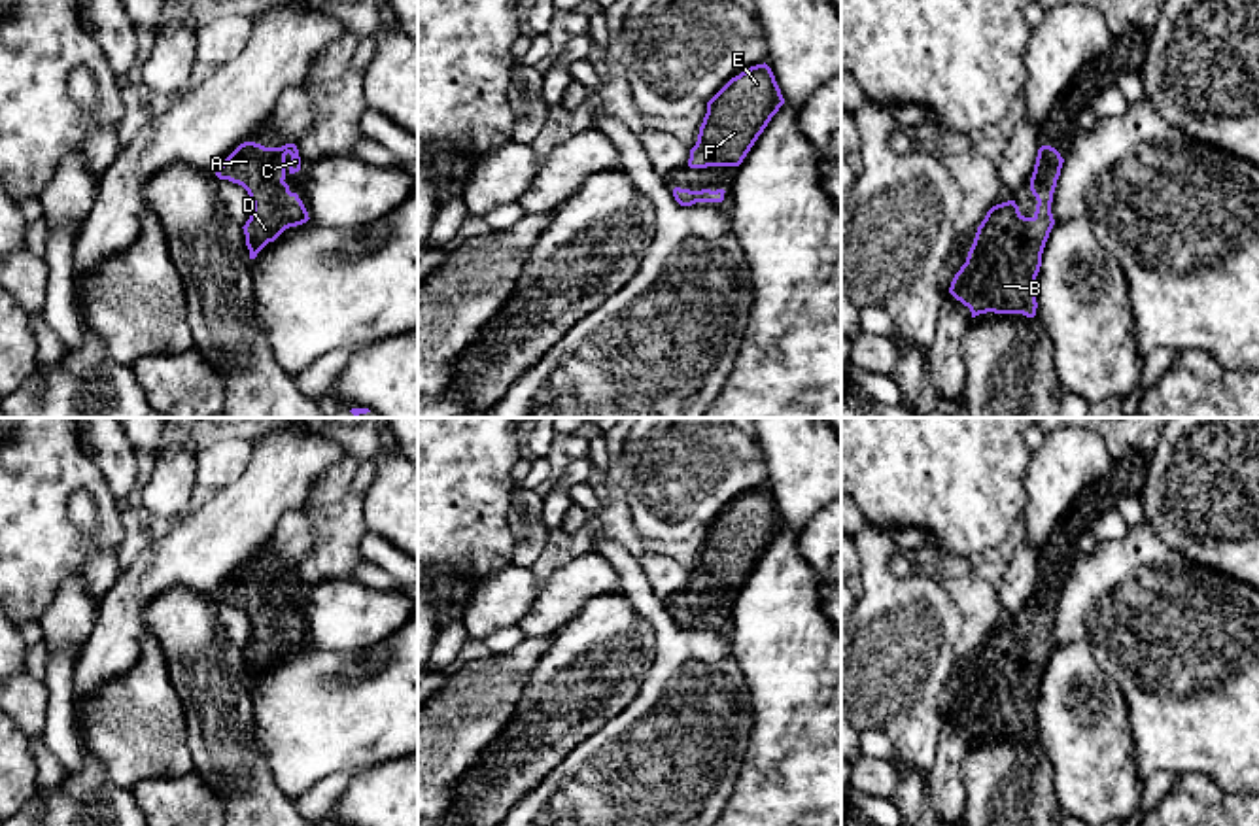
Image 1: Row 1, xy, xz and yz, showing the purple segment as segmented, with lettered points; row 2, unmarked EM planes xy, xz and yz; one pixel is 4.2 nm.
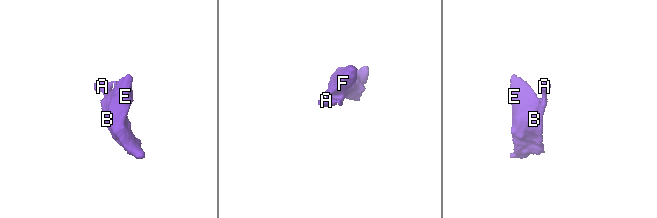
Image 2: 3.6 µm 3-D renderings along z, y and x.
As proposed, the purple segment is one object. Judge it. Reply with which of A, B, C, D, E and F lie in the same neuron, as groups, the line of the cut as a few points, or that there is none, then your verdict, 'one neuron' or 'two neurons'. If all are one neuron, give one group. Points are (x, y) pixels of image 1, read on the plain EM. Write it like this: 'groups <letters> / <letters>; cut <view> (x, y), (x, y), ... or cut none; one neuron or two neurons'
groups A B C D E F; cut none; one neuron

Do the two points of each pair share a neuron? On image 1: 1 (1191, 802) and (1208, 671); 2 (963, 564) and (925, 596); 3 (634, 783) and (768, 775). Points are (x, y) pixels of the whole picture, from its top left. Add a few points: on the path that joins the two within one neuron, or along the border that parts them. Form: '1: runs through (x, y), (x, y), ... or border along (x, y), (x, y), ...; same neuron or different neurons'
1: border along (1176, 775), (1203, 772), (1224, 791), (1235, 794); different neurons
2: border along (915, 567), (932, 575); different neurons
3: border along (749, 734), (736, 787), (724, 806); different neurons

